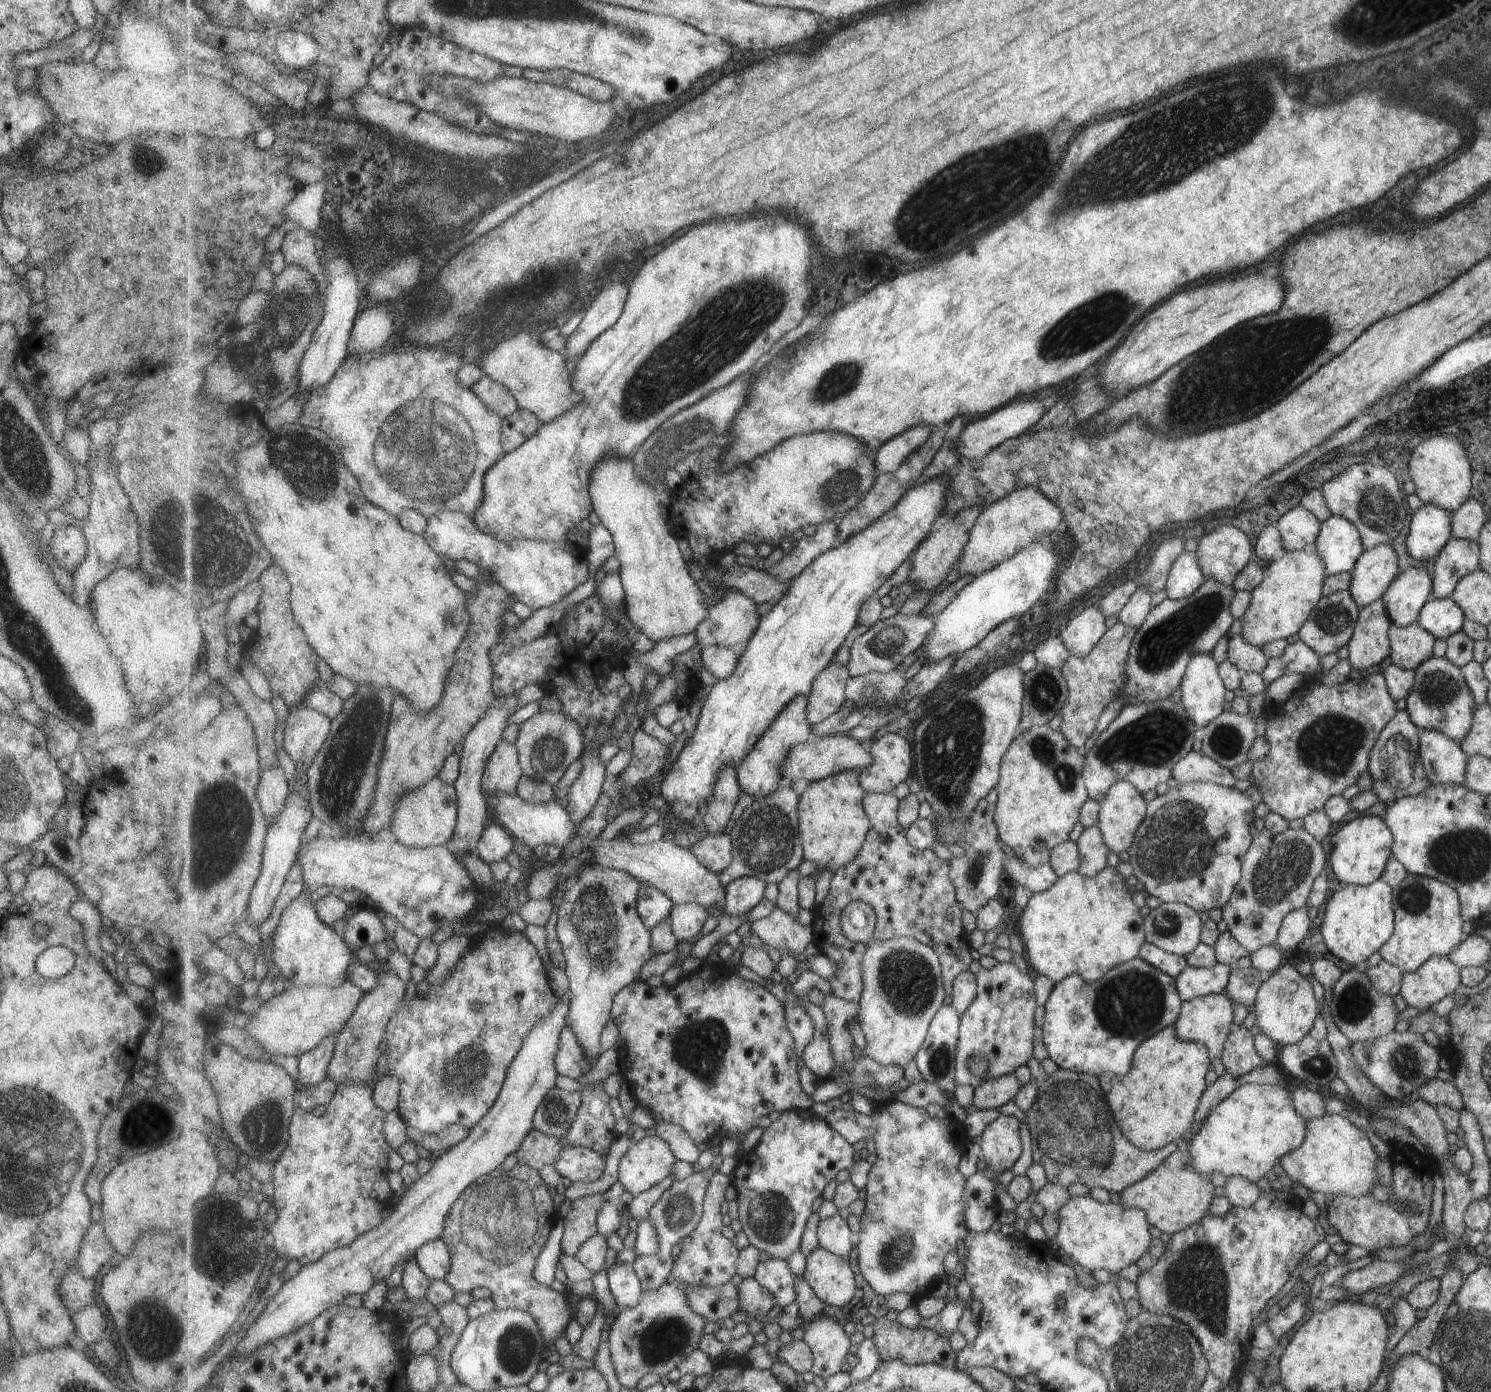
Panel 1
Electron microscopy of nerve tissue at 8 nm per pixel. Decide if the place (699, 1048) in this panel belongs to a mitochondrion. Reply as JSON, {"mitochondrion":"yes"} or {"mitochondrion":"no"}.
{"mitochondrion":"yes"}

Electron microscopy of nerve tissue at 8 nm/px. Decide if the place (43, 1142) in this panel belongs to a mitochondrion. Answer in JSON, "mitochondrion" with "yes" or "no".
{"mitochondrion":"yes"}

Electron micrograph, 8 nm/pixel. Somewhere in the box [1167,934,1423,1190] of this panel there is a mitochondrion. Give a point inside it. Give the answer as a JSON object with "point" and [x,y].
{"point":[1356,1003]}

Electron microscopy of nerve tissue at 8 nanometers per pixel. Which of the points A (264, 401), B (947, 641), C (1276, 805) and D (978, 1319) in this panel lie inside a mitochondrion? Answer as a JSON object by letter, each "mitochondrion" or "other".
{"A":"other","B":"other","C":"other","D":"other"}

